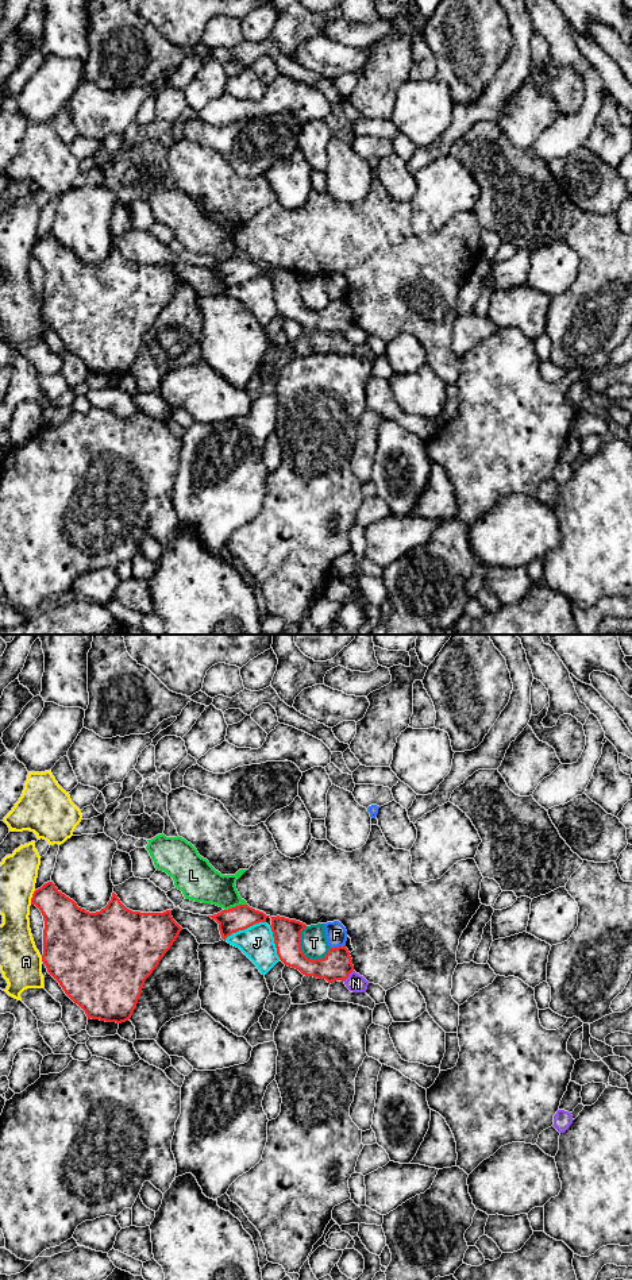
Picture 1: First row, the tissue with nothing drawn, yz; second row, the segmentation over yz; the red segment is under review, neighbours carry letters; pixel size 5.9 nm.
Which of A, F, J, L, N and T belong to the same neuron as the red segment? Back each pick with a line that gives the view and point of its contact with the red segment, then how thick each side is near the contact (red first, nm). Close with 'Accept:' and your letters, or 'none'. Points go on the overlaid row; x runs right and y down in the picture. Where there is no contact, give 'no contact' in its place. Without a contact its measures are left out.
Accept: none

